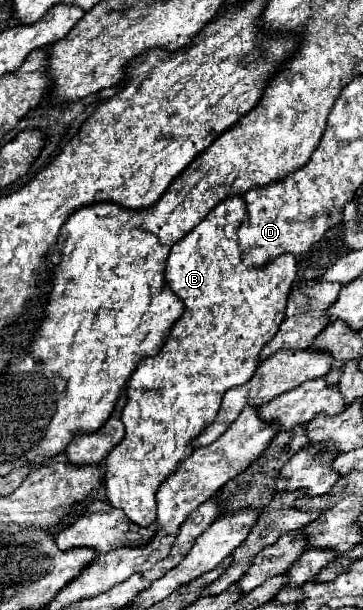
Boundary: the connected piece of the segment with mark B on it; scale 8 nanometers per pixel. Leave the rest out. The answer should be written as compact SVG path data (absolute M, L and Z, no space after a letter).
M238 194L228 196L226 200L218 202L210 214L170 250L164 276L172 292L184 302L184 314L170 328L170 334L158 356L144 358L132 374L126 386L128 402L122 410L126 434L104 460L104 488L110 504L122 508L124 514L138 526L148 526L156 520L154 494L158 486L168 474L176 470L178 462L192 454L190 440L196 438L210 422L214 422L224 392L246 384L252 378L258 368L258 354L262 346L274 338L280 322L284 320L286 298L296 278L296 258L292 254L282 254L260 268L244 266L236 240L242 218L244 198Z

